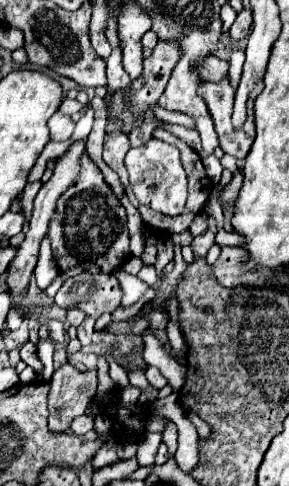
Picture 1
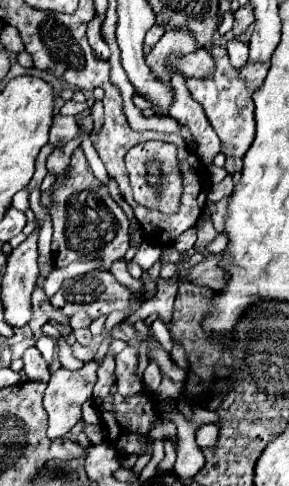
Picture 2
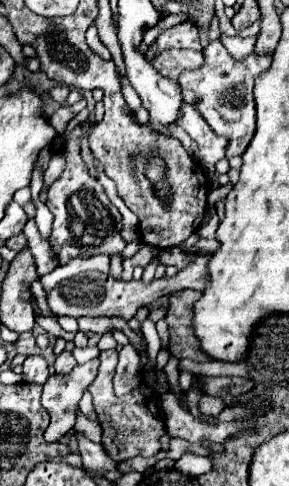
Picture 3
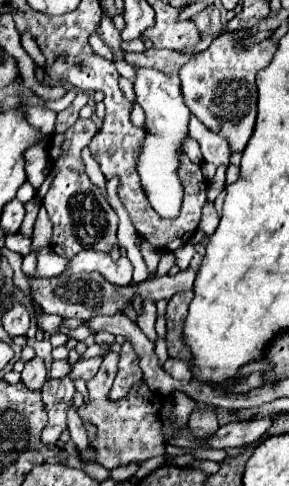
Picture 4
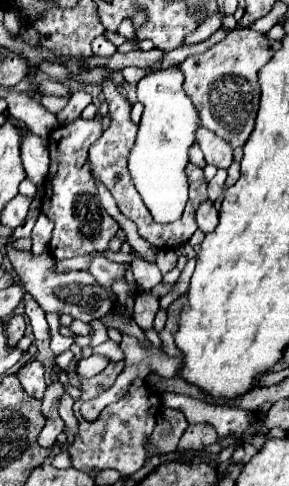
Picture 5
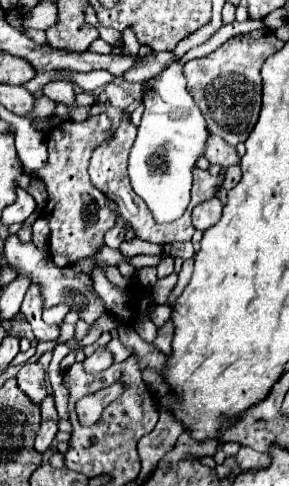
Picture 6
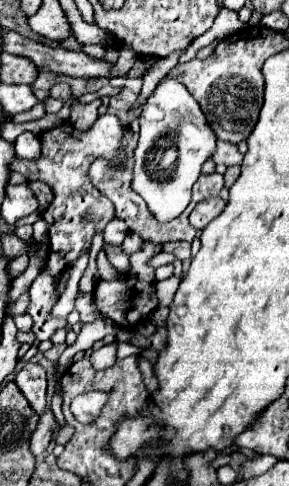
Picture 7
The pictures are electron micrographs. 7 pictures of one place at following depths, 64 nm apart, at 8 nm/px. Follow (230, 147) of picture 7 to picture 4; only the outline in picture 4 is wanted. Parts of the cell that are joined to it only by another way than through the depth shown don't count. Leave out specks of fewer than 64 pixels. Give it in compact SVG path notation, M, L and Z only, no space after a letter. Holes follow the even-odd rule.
M190 116L188 134L194 136L194 140L198 140L202 154L204 154L204 162L212 162L216 166L228 164L228 158L230 158L228 140L214 134L212 130L208 130L196 116Z

